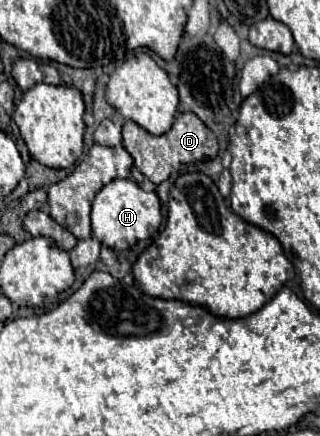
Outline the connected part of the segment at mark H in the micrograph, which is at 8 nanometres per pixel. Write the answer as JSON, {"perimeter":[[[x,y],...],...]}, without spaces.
{"perimeter":[[[112,180],[106,184],[92,202],[92,234],[100,240],[100,244],[112,250],[128,250],[134,244],[148,240],[160,226],[160,200],[156,192],[144,192],[134,180]]]}

